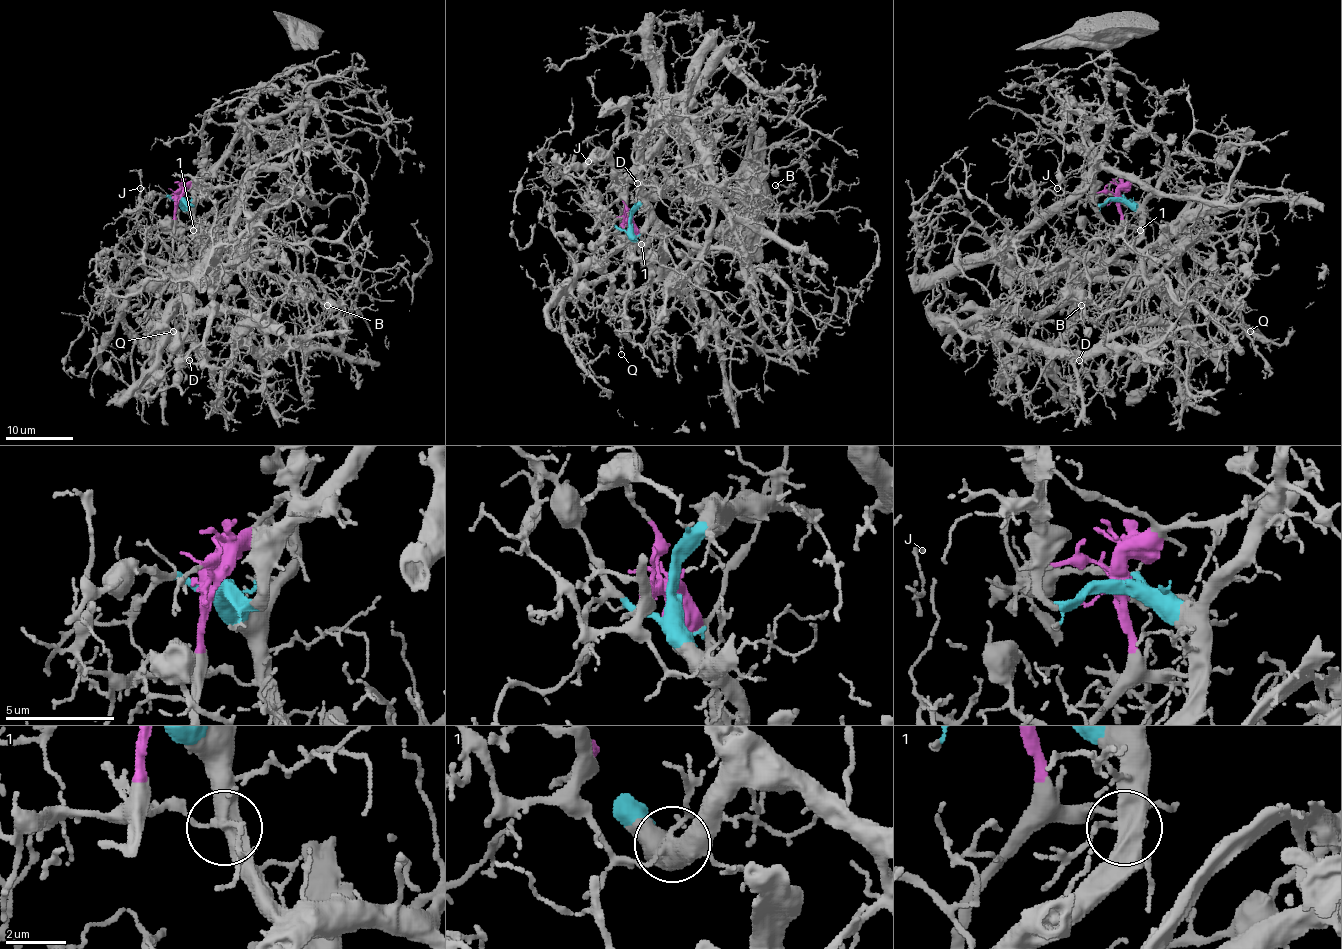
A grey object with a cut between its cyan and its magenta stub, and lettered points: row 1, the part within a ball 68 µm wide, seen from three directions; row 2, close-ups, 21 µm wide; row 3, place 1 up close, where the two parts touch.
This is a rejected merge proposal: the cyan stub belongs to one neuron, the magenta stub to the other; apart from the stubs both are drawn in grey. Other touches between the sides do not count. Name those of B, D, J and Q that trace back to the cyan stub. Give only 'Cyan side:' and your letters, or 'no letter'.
Cyan side: B, D, J

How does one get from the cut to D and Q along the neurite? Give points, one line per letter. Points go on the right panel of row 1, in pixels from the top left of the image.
D: (1117, 198), (1123, 198), (1140, 215), (1140, 232), (1044, 318), (1056, 323), (1062, 344), (1079, 360)
Q: (1117, 198), (1120, 230), (1095, 273), (1155, 279), (1165, 288), (1182, 289), (1216, 313), (1235, 335), (1250, 332)

